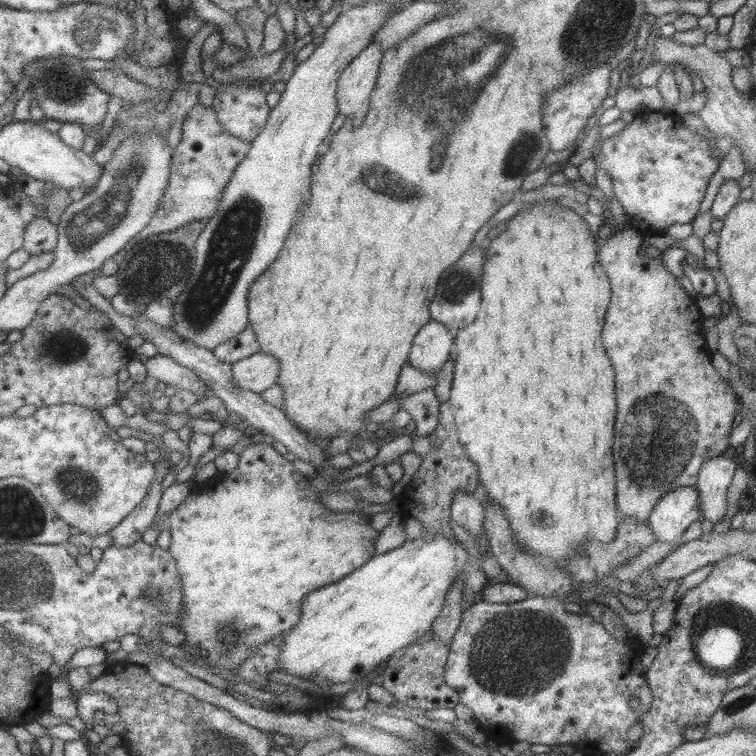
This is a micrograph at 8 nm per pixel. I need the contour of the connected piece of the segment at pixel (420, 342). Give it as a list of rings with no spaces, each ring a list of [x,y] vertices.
[[[431,319],[412,341],[409,364],[429,375],[438,374],[451,356],[454,338],[453,331]]]

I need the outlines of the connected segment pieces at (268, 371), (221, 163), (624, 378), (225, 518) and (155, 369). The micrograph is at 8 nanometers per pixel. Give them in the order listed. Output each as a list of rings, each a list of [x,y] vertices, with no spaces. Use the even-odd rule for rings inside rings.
[[[259,351],[234,364],[232,375],[232,382],[238,388],[260,394],[276,385],[276,378],[280,376],[280,364],[276,358]]]
[[[196,103],[185,117],[182,122],[182,138],[173,150],[168,186],[156,214],[146,229],[131,238],[118,254],[105,261],[100,268],[102,275],[115,275],[119,269],[119,263],[137,242],[142,242],[155,234],[172,232],[203,218],[209,219],[218,210],[224,189],[230,182],[236,167],[246,158],[251,143],[238,140],[235,135],[226,132],[216,118],[217,112],[214,107],[205,107]]]
[[[630,226],[624,228],[609,236],[609,239],[599,248],[597,256],[598,262],[611,282],[611,301],[606,315],[606,326],[602,332],[604,346],[608,350],[608,356],[612,360],[612,366],[615,370],[615,394],[616,394],[616,428],[615,439],[613,442],[613,453],[615,464],[616,479],[616,500],[617,508],[621,516],[634,517],[639,521],[648,523],[648,516],[652,507],[663,497],[669,490],[678,489],[679,486],[692,486],[696,484],[700,468],[708,458],[720,456],[720,454],[729,452],[729,438],[732,432],[732,424],[738,412],[737,396],[732,386],[722,378],[720,372],[714,368],[711,350],[707,348],[707,341],[703,332],[703,323],[705,317],[702,315],[697,300],[689,295],[684,288],[680,279],[670,274],[663,265],[661,255],[658,257],[641,256],[639,249],[645,246],[644,236],[638,232],[638,229]]]
[[[268,443],[250,444],[240,454],[240,461],[233,472],[223,477],[216,475],[212,481],[193,488],[176,510],[143,532],[143,541],[155,545],[160,530],[170,528],[171,545],[168,550],[177,560],[177,569],[182,574],[186,602],[186,612],[174,627],[184,632],[186,641],[181,646],[195,655],[192,662],[203,665],[209,672],[213,671],[203,660],[196,659],[199,648],[209,651],[209,660],[216,662],[216,666],[235,672],[235,668],[247,659],[246,656],[251,655],[250,646],[258,646],[296,626],[302,598],[308,592],[338,582],[364,566],[375,554],[378,532],[372,528],[372,517],[352,514],[352,511],[346,514],[330,512],[320,502],[318,491],[300,488],[301,479],[307,478],[298,472],[293,462],[284,458],[284,450],[280,447]],[[222,624],[232,624],[236,628],[234,632],[240,642],[236,648],[222,650],[224,634],[216,634],[216,628]]]
[[[157,355],[154,358],[148,358],[145,366],[148,377],[155,378],[158,383],[164,382],[167,386],[176,387],[178,391],[188,390],[198,393],[198,398],[202,399],[204,382],[192,370],[177,364],[172,358]]]

